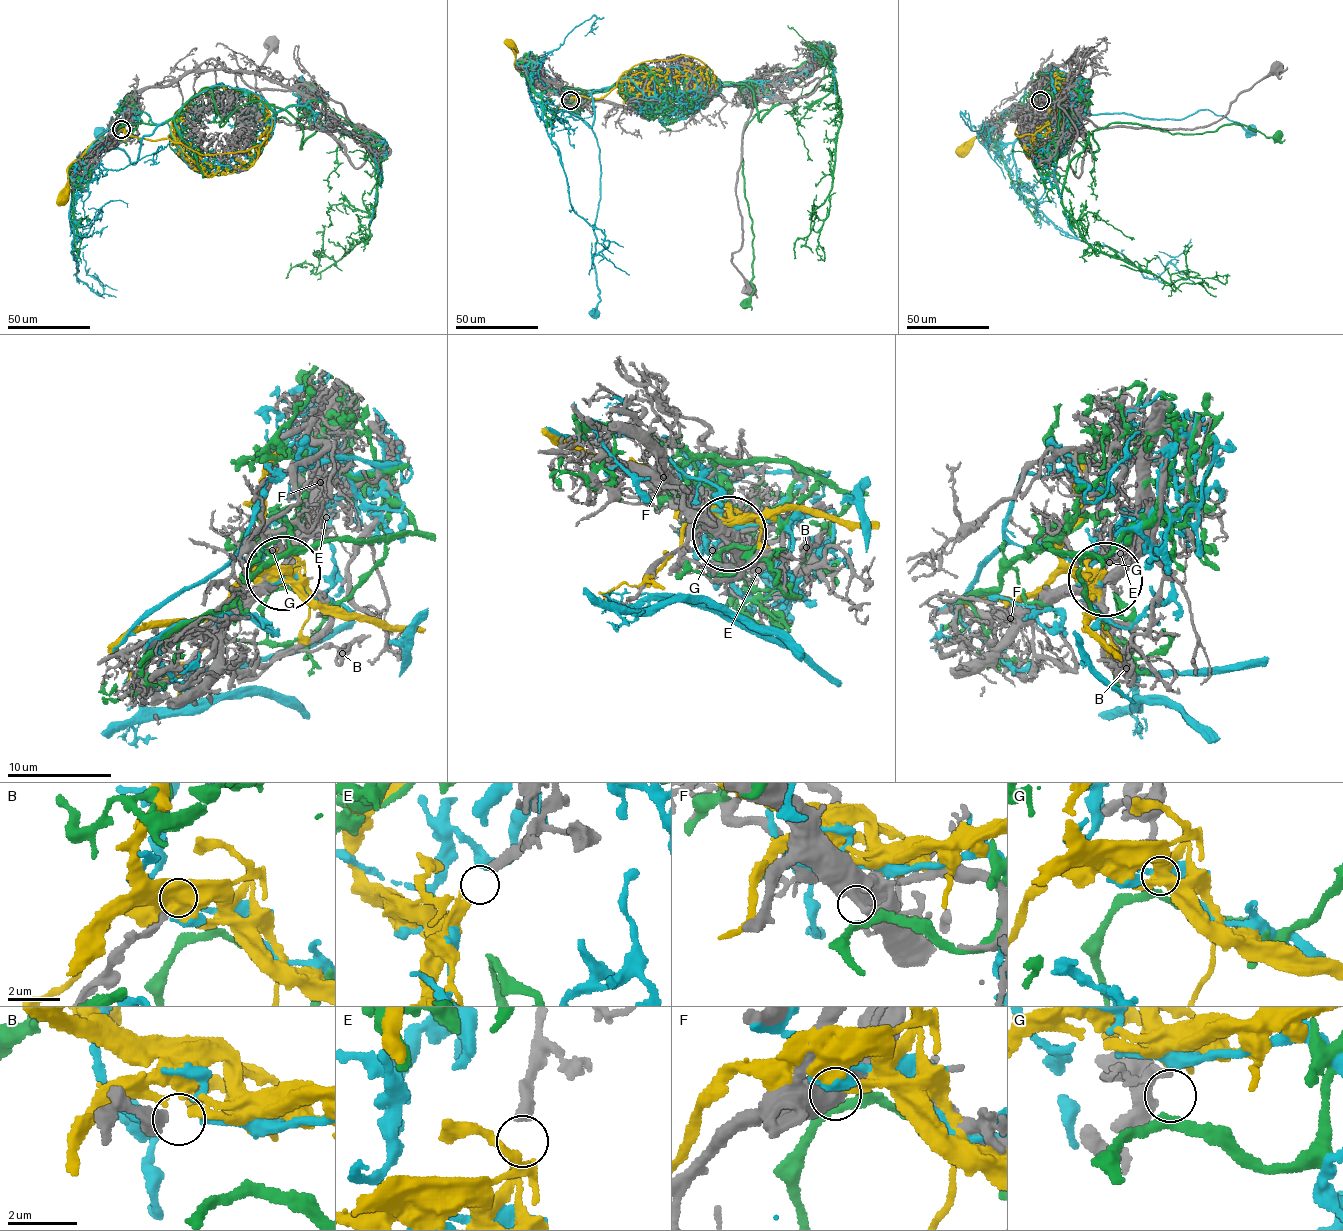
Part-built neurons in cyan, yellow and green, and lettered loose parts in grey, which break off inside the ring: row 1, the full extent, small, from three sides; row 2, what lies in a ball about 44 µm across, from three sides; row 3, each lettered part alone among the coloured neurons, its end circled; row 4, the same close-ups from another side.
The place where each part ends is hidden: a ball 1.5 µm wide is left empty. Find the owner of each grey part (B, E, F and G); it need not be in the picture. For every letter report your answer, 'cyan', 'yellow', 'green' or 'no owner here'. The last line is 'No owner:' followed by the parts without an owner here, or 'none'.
B: cyan
E: yellow
F: no owner here
G: green
No owner: F

